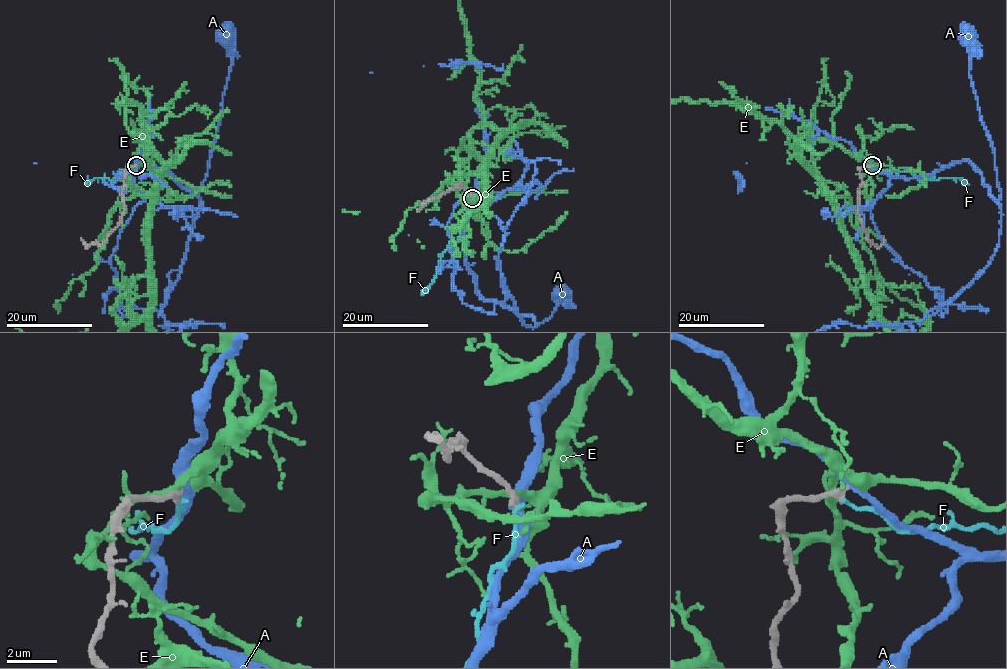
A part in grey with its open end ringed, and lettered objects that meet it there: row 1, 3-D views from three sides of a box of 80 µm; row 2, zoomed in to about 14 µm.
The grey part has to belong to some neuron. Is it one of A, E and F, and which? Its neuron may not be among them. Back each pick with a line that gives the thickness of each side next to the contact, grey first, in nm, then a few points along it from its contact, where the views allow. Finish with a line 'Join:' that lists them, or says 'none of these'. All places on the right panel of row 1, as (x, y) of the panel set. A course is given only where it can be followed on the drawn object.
Join: none of these

